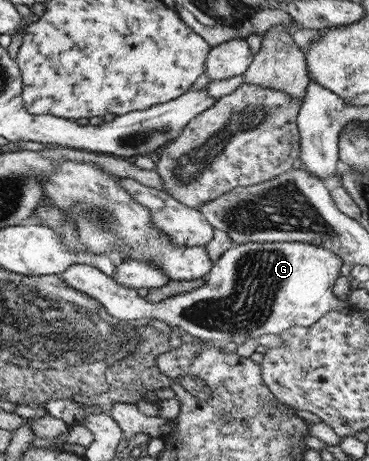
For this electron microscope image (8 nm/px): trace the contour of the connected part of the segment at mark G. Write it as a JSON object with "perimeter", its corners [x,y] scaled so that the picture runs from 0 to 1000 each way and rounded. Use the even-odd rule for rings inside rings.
{"perimeter":[[[672,525],[634,531],[585,564],[572,590],[558,599],[561,610],[528,629],[480,638],[428,659],[404,655],[390,636],[339,625],[301,607],[298,597],[279,594],[252,577],[201,573],[163,594],[201,629],[211,629],[252,651],[260,651],[293,683],[336,698],[404,698],[434,694],[458,707],[482,707],[493,718],[520,727],[528,735],[585,744],[593,748],[623,742],[650,748],[667,735],[696,738],[715,725],[759,727],[767,716],[791,709],[846,707],[897,675],[949,679],[949,659],[927,657],[905,644],[902,623],[919,603],[927,562],[911,549],[851,529],[829,525]]]}

